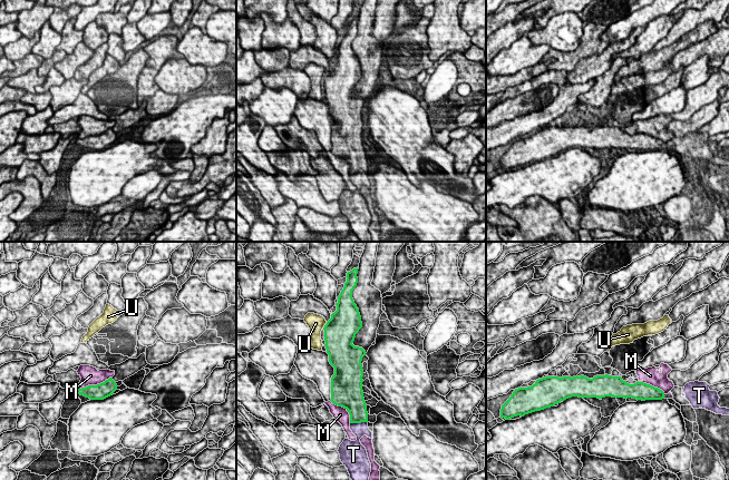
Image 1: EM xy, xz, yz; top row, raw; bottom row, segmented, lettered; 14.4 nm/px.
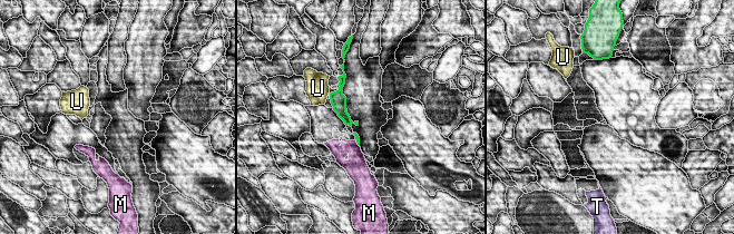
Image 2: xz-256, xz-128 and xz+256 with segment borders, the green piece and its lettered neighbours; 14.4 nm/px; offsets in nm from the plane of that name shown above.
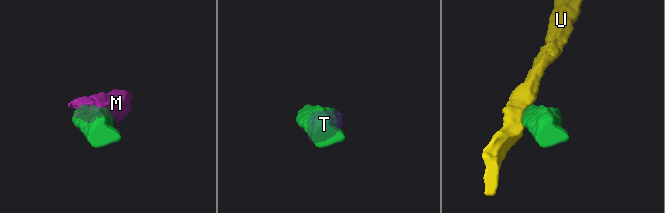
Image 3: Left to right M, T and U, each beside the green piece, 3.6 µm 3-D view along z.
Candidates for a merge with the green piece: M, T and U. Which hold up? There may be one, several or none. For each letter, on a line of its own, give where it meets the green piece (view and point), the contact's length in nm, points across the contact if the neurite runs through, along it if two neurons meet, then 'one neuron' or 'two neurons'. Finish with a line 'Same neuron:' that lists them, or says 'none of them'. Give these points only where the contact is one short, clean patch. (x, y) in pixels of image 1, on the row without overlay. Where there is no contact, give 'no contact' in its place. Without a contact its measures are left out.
M: meets green in xy at (94, 136); contact 550 nm long; two neurons
T: meets green in xz at (358, 173); contact 260 nm long; runs through xz (356, 156), (358, 173), (359, 180); one neuron
U: meets green in xz at (324, 76); contact 120 nm long; two neurons
Same neuron: T

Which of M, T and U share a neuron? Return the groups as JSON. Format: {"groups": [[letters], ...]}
{"groups": [["M"], ["T"], ["U"]]}

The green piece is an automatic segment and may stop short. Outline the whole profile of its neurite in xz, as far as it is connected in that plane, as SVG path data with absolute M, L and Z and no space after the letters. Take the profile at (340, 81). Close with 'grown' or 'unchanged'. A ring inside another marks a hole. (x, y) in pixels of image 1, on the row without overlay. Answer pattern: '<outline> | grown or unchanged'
M358 18L347 23L347 32L344 38L338 47L337 61L331 65L331 69L324 76L324 91L327 104L329 105L329 112L334 118L334 125L331 128L331 153L338 157L344 158L350 165L350 180L357 187L356 192L344 189L339 197L340 210L348 219L350 229L361 241L368 242L371 238L369 227L371 223L371 214L368 208L366 198L361 195L360 189L363 186L372 189L372 183L368 178L368 163L367 155L362 141L362 108L366 101L362 98L354 97L356 85L362 78L359 59L352 49L352 41L358 33Z | grown

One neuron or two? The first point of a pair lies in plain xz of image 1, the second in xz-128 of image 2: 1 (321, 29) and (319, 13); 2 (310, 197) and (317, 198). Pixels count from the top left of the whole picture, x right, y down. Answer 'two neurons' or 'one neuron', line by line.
1: two neurons
2: one neuron

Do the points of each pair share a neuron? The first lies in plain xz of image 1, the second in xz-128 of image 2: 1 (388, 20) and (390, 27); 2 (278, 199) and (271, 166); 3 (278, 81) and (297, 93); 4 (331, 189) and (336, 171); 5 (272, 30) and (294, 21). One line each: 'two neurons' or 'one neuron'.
1: two neurons
2: two neurons
3: one neuron
4: one neuron
5: two neurons

